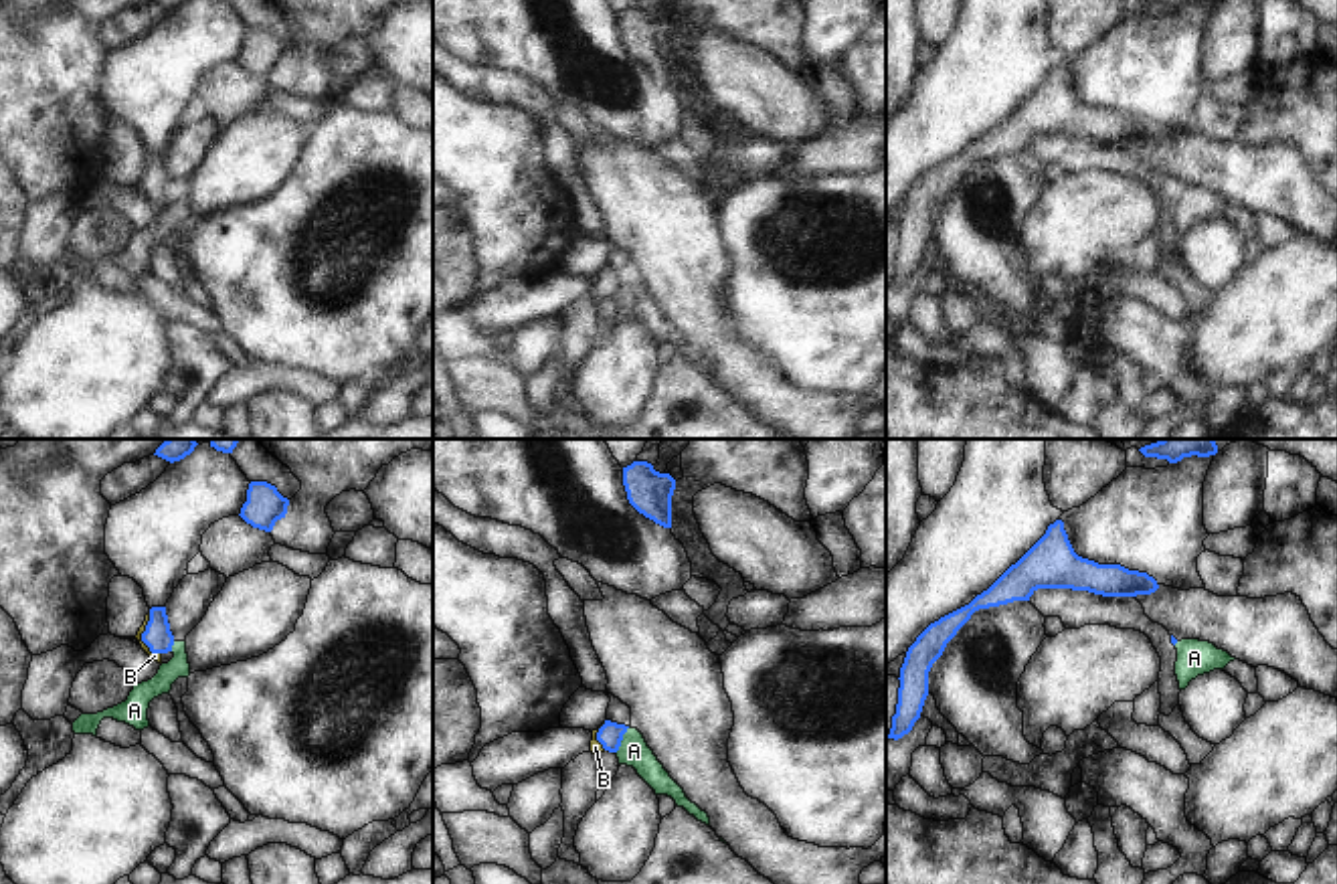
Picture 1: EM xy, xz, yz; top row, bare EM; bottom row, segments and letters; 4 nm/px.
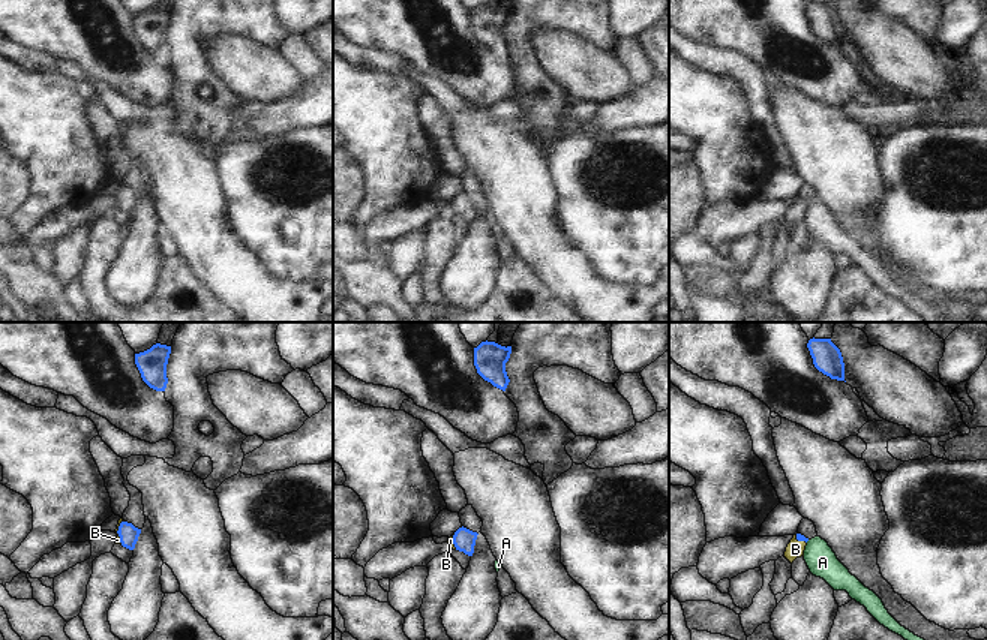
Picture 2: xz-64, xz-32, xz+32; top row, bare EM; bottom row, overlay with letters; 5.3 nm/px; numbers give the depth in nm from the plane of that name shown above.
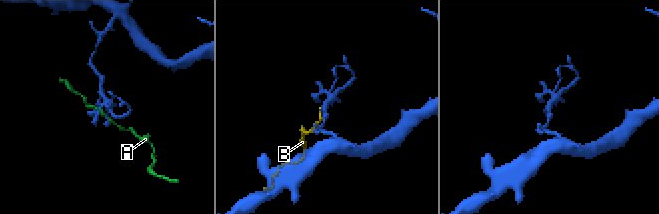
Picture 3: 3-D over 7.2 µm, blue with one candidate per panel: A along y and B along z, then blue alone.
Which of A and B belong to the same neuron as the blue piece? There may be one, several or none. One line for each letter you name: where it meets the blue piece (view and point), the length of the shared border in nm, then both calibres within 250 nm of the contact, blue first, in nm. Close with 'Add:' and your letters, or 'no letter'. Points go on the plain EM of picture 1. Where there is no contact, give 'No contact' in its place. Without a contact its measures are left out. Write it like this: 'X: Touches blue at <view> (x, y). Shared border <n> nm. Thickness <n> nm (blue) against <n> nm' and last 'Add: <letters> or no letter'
B: Touches blue at xy (142, 185). Shared border 180 nm. Thickness 110 nm (blue) against 30 nm
Add: B.

